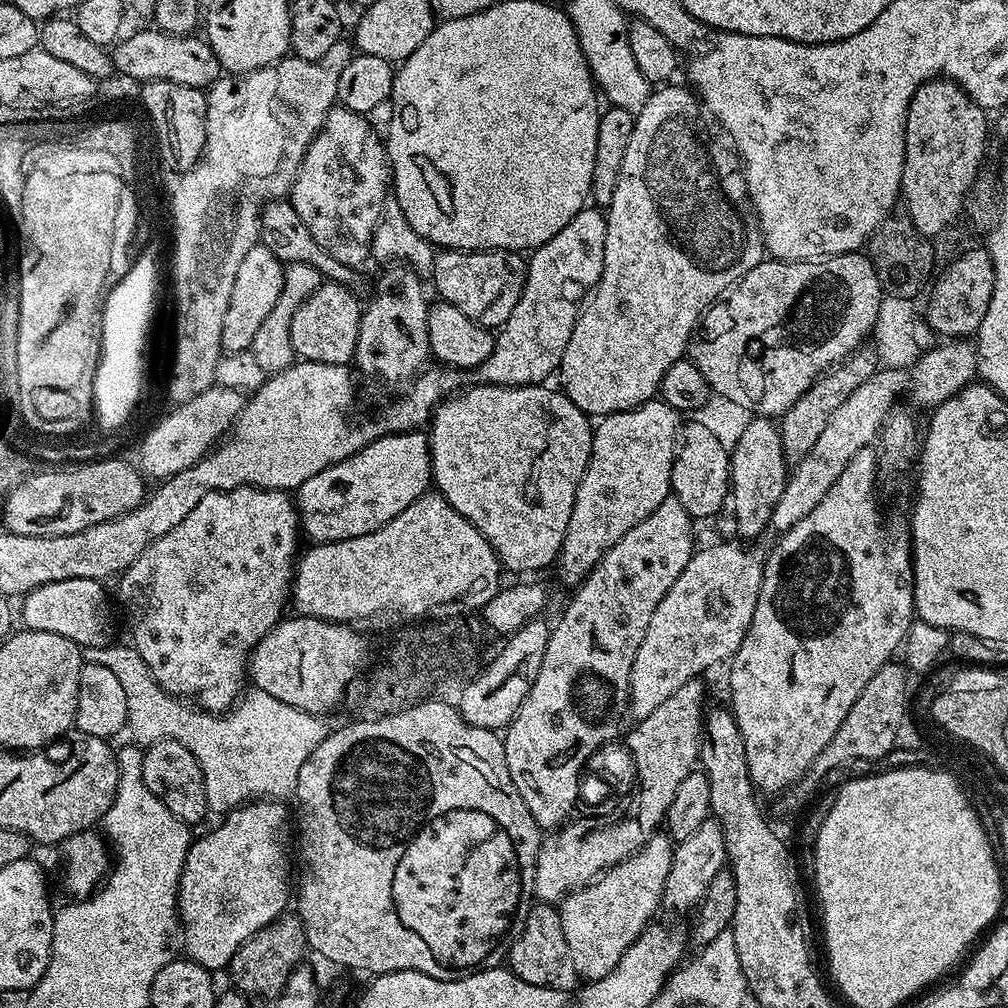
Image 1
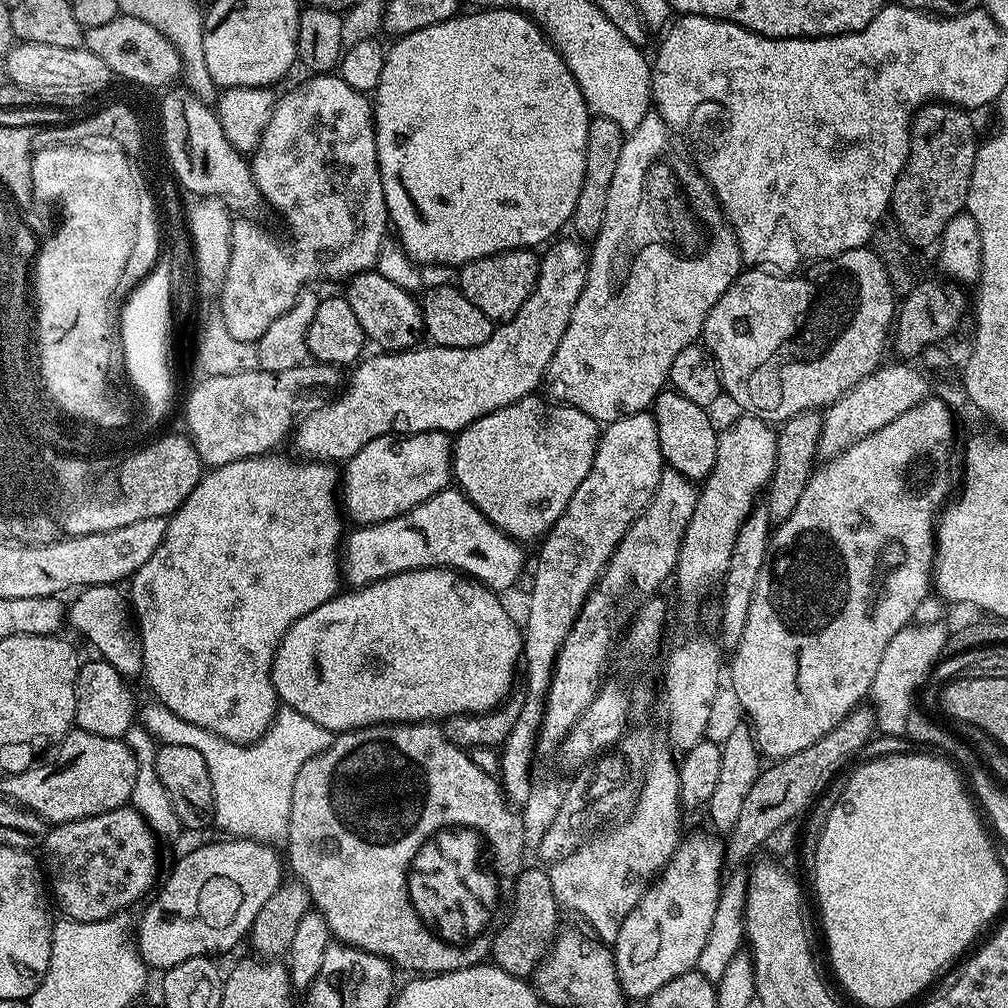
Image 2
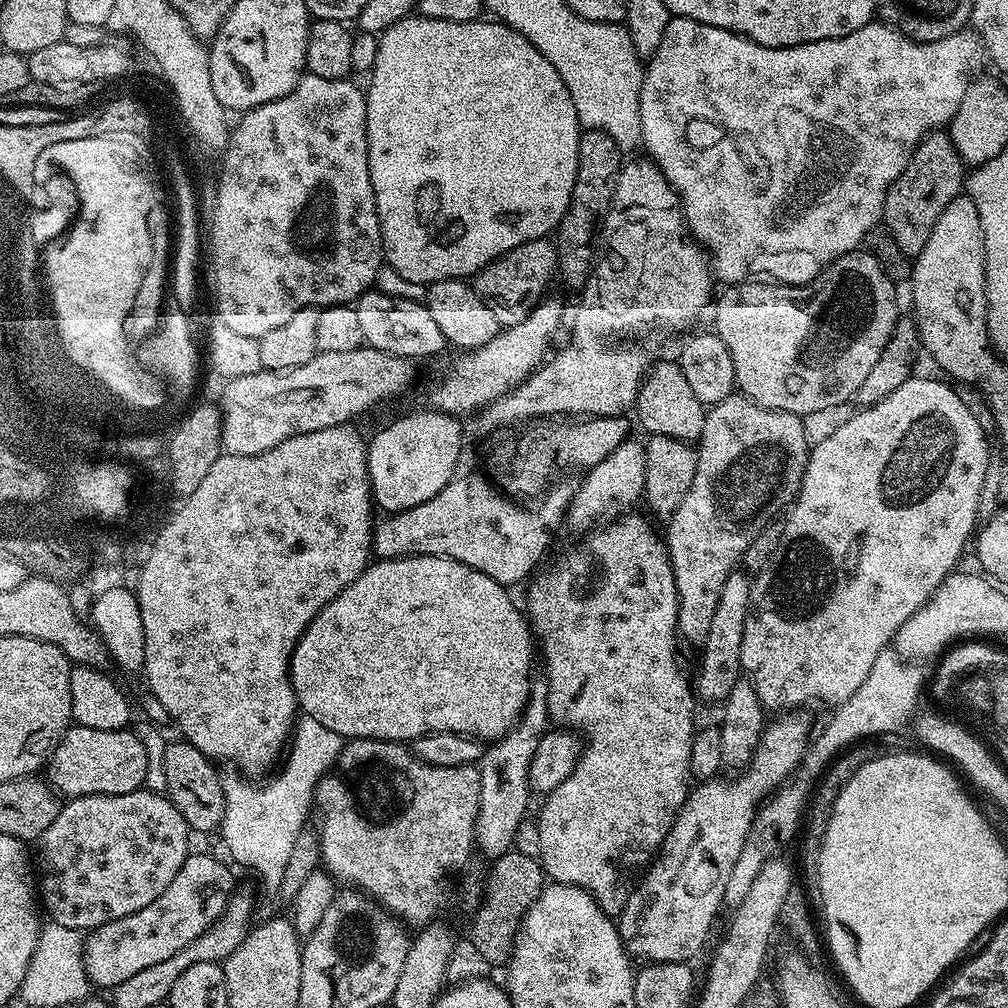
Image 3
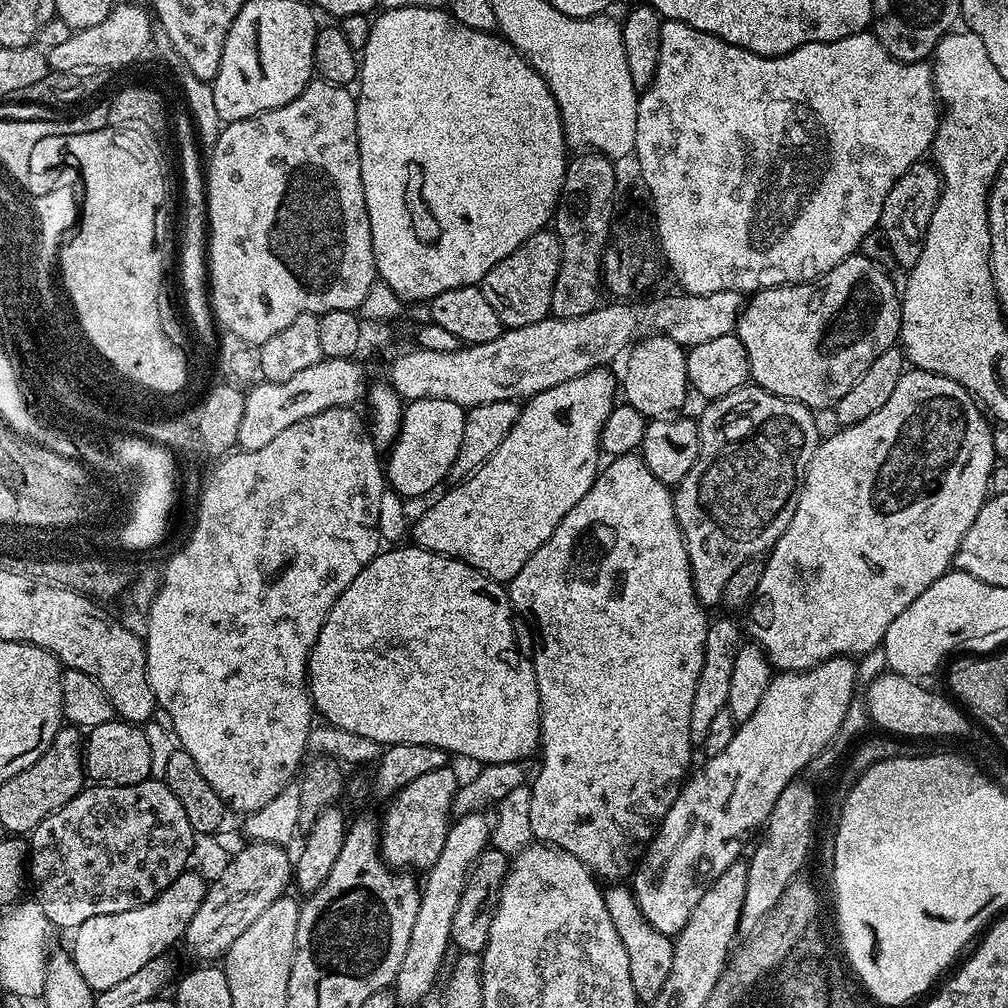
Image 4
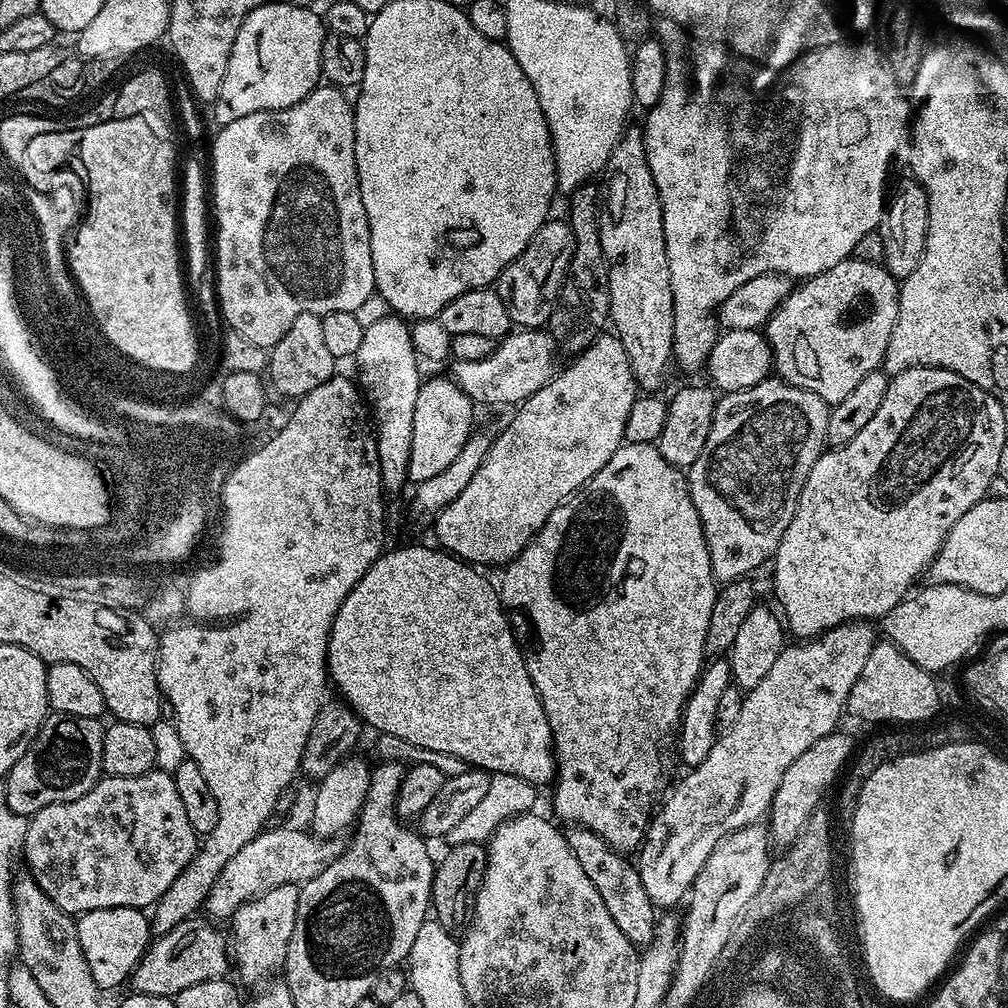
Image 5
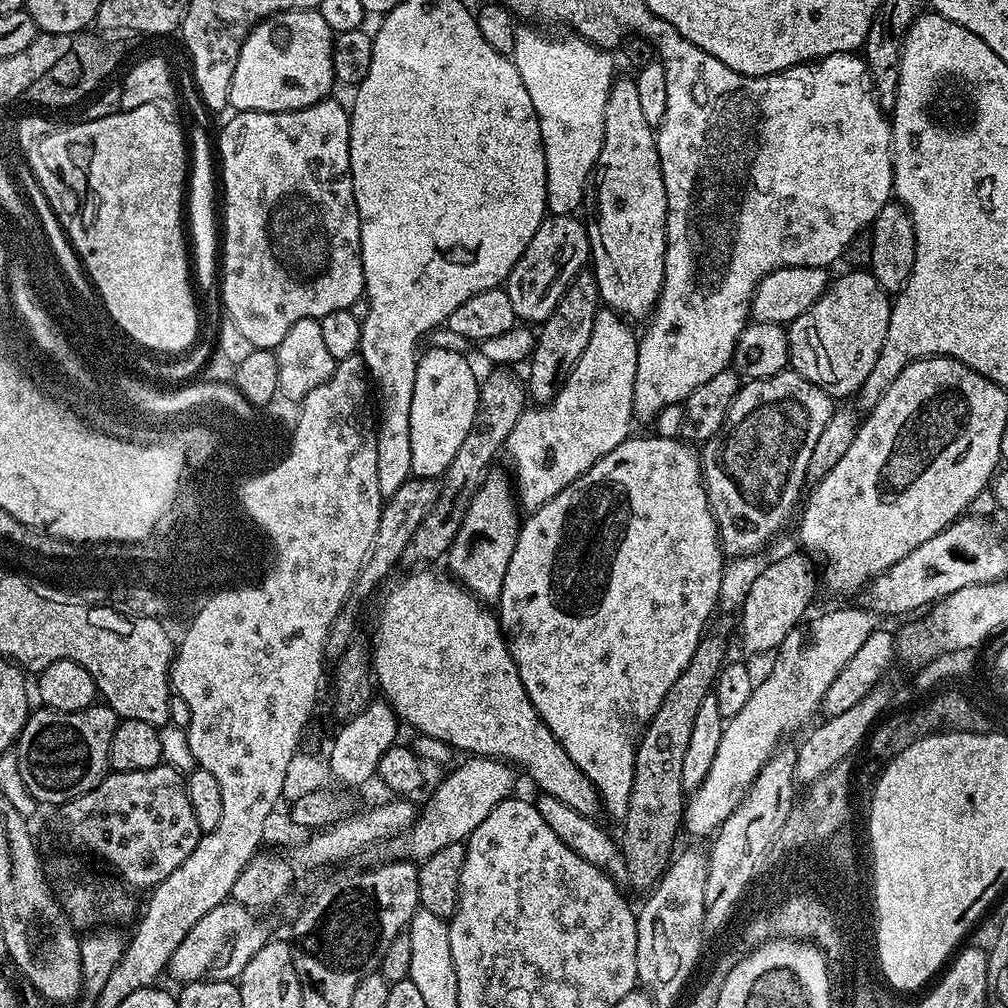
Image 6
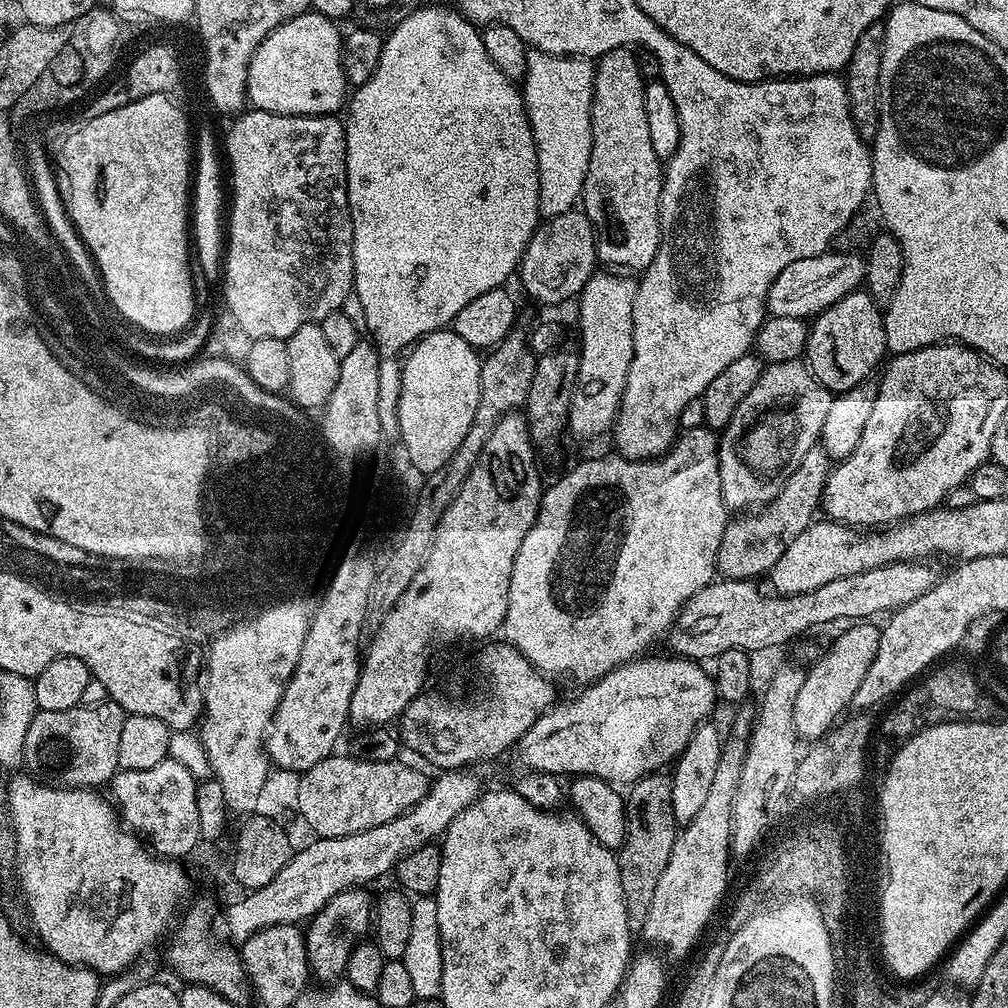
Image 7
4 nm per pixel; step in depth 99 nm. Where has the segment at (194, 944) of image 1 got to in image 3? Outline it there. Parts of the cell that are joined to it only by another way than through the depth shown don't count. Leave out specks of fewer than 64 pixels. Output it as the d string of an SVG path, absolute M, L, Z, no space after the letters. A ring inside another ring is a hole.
M188 855L178 874L174 874L174 882L150 906L87 933L82 959L89 985L111 990L138 974L138 970L174 958L182 946L194 942L194 938L201 936L224 913L233 892L232 872L222 861L212 856Z

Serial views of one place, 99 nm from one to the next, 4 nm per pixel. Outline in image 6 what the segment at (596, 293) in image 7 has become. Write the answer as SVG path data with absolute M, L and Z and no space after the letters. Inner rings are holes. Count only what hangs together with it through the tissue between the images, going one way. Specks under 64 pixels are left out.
M607 306L601 307L594 318L594 328L590 330L590 342L586 342L586 350L582 350L582 358L578 358L562 390L558 390L550 404L532 406L525 410L518 418L517 425L510 430L506 456L508 452L512 459L515 495L525 509L528 507L528 510L535 510L550 502L554 494L566 490L570 482L586 474L586 470L590 470L594 462L610 454L614 446L629 439L633 431L632 424L634 425L634 378L638 374L638 336L635 331L632 333L631 327L633 325L619 312L613 312Z

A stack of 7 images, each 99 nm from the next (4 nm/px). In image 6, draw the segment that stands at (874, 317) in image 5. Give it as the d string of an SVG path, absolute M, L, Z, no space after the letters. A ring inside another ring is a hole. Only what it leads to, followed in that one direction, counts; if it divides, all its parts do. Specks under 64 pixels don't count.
M848 270L845 276L831 281L825 288L822 298L803 312L799 318L787 325L788 329L788 362L791 371L797 372L802 378L814 382L823 392L833 398L859 393L862 382L866 382L866 374L878 362L882 342L886 342L886 326L890 326L892 300L890 293L872 277L868 270Z

